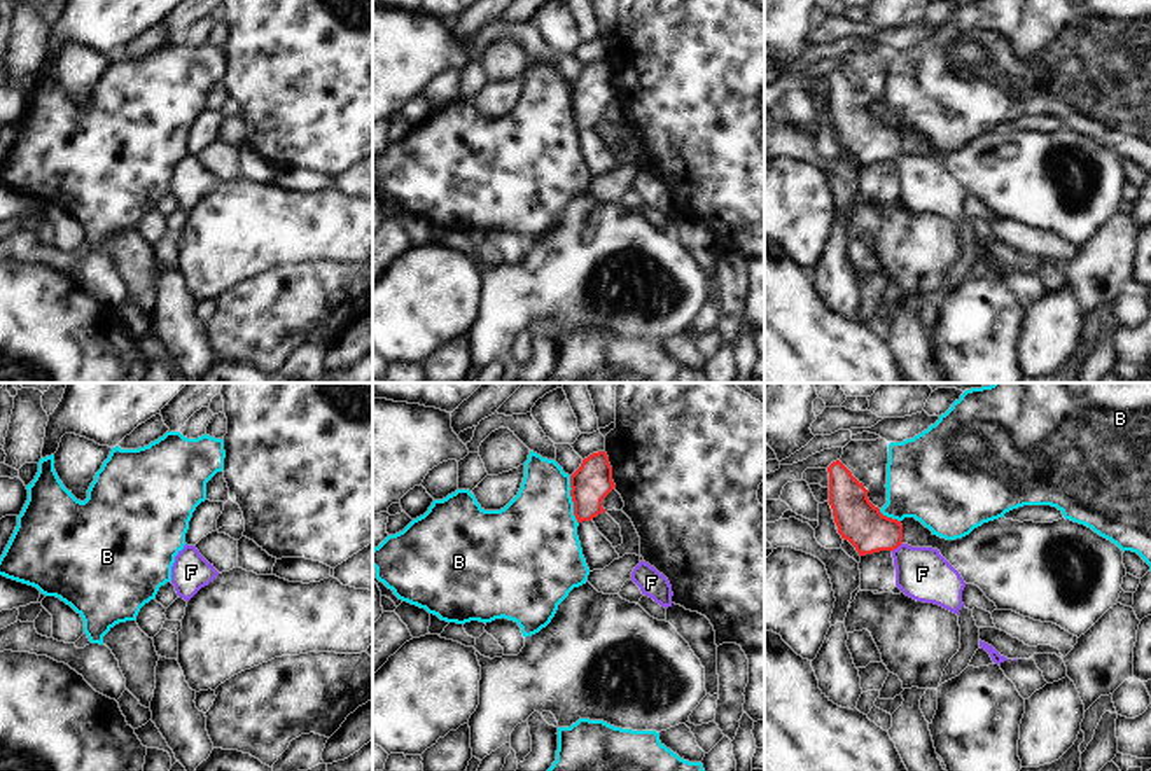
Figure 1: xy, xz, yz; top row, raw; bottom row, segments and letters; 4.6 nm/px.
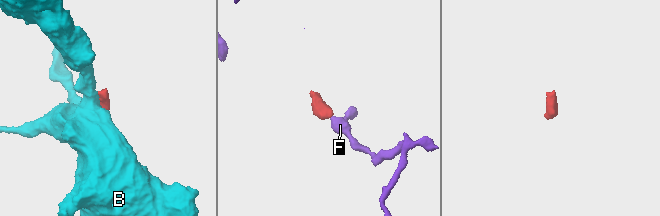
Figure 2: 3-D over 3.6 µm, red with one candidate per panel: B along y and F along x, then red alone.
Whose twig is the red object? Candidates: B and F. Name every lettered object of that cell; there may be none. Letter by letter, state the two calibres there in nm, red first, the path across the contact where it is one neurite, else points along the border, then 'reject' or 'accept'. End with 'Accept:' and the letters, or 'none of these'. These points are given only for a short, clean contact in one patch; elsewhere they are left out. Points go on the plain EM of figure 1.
B: calibres 180 and 400 nm; reject
F: calibres 200 and 240 nm; way yz (861, 131), (896, 156), (922, 182); accept
Accept: F

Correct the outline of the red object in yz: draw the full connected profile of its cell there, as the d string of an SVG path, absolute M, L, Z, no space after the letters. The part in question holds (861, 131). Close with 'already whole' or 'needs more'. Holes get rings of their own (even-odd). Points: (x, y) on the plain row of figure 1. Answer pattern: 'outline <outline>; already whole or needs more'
outline M840 70L827 75L829 80L829 114L841 147L848 149L859 164L890 159L896 175L896 194L910 206L924 212L939 213L959 224L964 215L962 199L966 196L960 182L932 156L911 156L903 150L903 133L887 126L868 107L868 98Z; needs more

